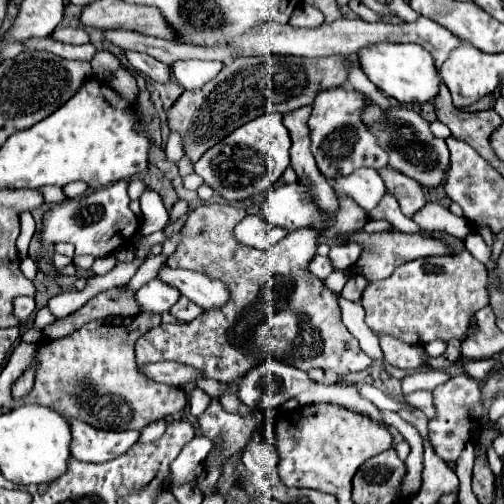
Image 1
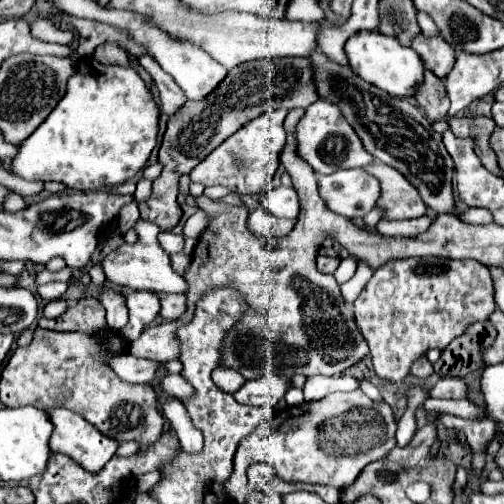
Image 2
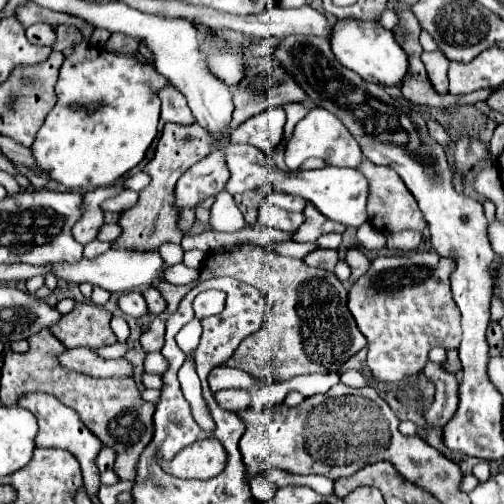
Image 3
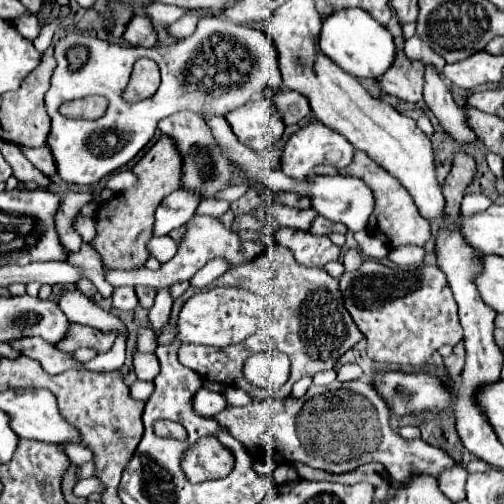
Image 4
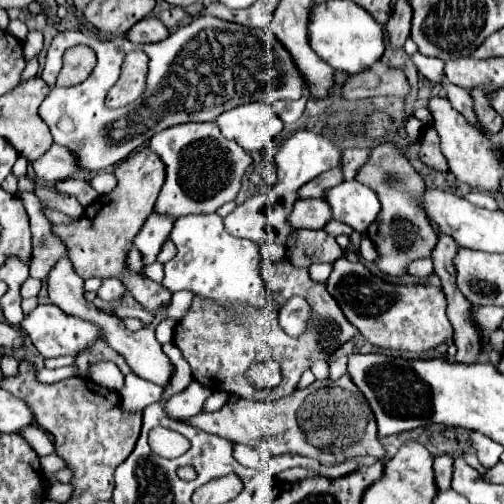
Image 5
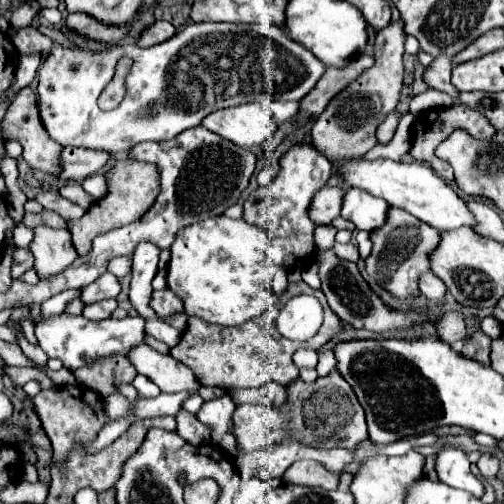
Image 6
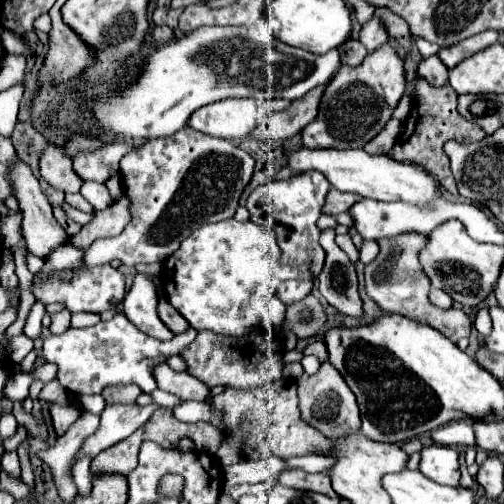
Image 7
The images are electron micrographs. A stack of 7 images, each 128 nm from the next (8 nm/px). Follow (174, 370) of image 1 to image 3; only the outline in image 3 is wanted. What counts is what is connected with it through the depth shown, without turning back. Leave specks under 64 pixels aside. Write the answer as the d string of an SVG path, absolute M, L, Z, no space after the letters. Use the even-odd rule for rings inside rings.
M72 348L60 356L60 364L64 364L68 370L76 370L88 376L128 376L132 378L134 368L126 358L120 360L106 360L100 358L94 350L88 348Z

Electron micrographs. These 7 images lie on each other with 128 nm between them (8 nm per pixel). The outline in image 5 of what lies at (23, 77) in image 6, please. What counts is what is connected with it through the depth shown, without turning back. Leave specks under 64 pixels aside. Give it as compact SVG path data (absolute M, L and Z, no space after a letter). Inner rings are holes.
M30 30L28 36L26 36L26 40L22 44L24 44L26 60L30 60L30 58L34 58L34 56L40 54L40 50L44 46L44 36L42 36L40 30Z

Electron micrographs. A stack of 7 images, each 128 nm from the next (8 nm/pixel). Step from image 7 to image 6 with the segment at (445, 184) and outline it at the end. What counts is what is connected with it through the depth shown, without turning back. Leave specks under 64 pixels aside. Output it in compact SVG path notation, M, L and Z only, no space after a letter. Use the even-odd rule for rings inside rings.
M460 104L460 106L452 106L452 108L434 108L434 110L422 112L422 114L416 116L414 126L412 126L414 140L412 140L410 154L412 154L418 162L428 162L428 166L430 166L438 176L442 176L446 182L452 182L452 180L454 180L452 168L450 168L448 162L440 160L440 158L434 154L434 150L436 150L436 146L438 146L444 138L450 136L450 132L454 132L454 130L458 130L458 128L470 132L474 138L492 138L494 132L496 132L496 130L492 128L492 124L488 122L486 116L482 116L480 112L476 112L476 110L468 108L468 106L462 106L462 104Z

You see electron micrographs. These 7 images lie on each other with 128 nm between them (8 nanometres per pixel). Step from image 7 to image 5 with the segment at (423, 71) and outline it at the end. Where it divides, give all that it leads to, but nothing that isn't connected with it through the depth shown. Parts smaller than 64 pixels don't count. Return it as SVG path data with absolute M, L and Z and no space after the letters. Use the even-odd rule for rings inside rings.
M444 78L444 82L442 82L442 88L448 92L448 100L450 100L450 104L452 104L460 114L464 114L464 118L468 120L468 124L474 126L476 130L480 130L480 124L476 124L474 100L472 100L470 92L464 90L464 88L458 88L458 86L454 86L454 84L448 84L446 78Z

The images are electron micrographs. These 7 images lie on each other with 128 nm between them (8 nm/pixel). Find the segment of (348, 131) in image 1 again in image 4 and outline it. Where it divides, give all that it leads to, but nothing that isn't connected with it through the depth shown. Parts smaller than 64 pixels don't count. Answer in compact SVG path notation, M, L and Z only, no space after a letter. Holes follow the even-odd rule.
M312 120L312 122L308 122L308 126L300 128L286 142L284 152L282 152L282 172L292 178L304 178L306 174L310 174L314 170L316 164L330 164L330 166L336 166L338 170L342 170L352 162L352 156L354 156L354 148L350 146L350 142L344 136L340 136L336 130L324 126L322 122Z

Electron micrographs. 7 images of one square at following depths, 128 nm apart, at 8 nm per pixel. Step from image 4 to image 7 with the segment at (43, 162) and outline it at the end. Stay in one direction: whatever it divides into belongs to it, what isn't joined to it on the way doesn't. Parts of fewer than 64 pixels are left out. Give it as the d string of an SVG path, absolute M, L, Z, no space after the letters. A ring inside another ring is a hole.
M114 142L92 152L76 152L72 156L74 172L82 180L106 182L110 176L118 174L118 162L124 154L128 154L128 150L132 150L132 144Z

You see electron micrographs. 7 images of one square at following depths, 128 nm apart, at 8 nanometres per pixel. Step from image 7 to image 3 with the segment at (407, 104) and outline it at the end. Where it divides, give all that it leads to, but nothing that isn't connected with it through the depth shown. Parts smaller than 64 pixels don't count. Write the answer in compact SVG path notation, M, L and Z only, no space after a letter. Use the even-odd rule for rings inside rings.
M362 160L362 164L358 166L360 172L368 178L370 184L370 196L368 196L368 216L370 222L382 226L384 232L402 232L402 230L418 230L422 232L426 226L426 220L418 208L418 202L414 200L414 196L408 192L406 184L400 180L400 176L396 172L392 172L392 168L388 166L378 166L372 164L370 160Z

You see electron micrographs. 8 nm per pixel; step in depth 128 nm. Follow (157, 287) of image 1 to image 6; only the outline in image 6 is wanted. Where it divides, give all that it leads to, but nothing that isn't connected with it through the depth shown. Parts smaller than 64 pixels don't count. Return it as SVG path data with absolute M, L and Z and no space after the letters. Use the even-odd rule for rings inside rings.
M104 272L98 280L94 280L92 284L88 284L86 288L82 288L80 298L86 304L94 304L100 300L108 300L108 298L116 298L120 294L120 282L114 274Z

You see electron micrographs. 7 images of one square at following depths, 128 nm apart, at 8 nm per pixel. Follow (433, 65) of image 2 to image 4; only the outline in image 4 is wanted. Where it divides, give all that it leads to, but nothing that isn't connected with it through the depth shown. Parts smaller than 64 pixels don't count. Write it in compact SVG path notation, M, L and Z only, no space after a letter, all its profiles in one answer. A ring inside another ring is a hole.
M426 66L424 72L424 102L436 114L444 130L460 144L472 144L474 132L466 126L462 108L454 102L450 90L442 82L438 70L434 66Z

